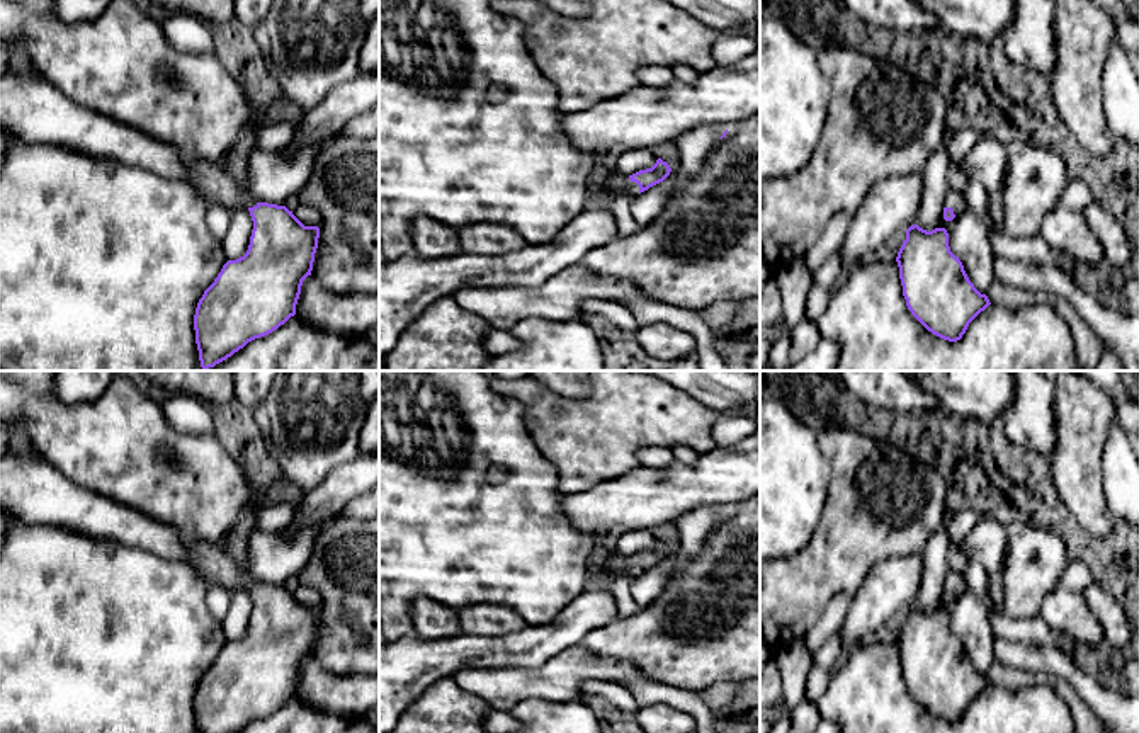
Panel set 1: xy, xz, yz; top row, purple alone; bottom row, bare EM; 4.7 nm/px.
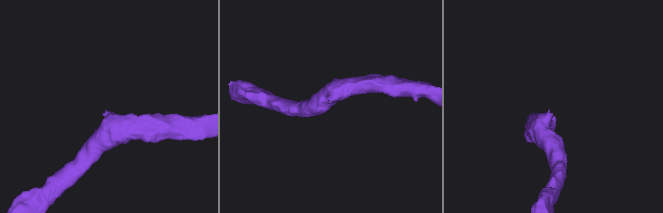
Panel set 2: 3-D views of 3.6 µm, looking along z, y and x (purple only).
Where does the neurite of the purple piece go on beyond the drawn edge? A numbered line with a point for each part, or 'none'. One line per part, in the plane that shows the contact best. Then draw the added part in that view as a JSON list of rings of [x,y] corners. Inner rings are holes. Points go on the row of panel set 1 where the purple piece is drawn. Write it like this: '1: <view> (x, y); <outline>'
1: xz (621, 186); [[[610,173],[605,187],[612,190],[617,197],[627,196],[632,199],[639,196],[639,185],[636,182],[631,182],[629,177]]]

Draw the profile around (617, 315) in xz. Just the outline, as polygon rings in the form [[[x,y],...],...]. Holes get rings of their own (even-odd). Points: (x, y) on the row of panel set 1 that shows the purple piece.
[[[593,298],[585,299],[581,303],[581,313],[598,313],[605,316],[614,327],[634,337],[639,330],[634,315],[624,304],[614,301],[593,299]]]

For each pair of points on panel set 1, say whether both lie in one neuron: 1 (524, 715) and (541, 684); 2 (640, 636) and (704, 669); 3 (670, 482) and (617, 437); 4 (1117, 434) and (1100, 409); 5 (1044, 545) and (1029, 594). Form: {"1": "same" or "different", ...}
{"1": "different", "2": "same", "3": "different", "4": "different", "5": "same"}

